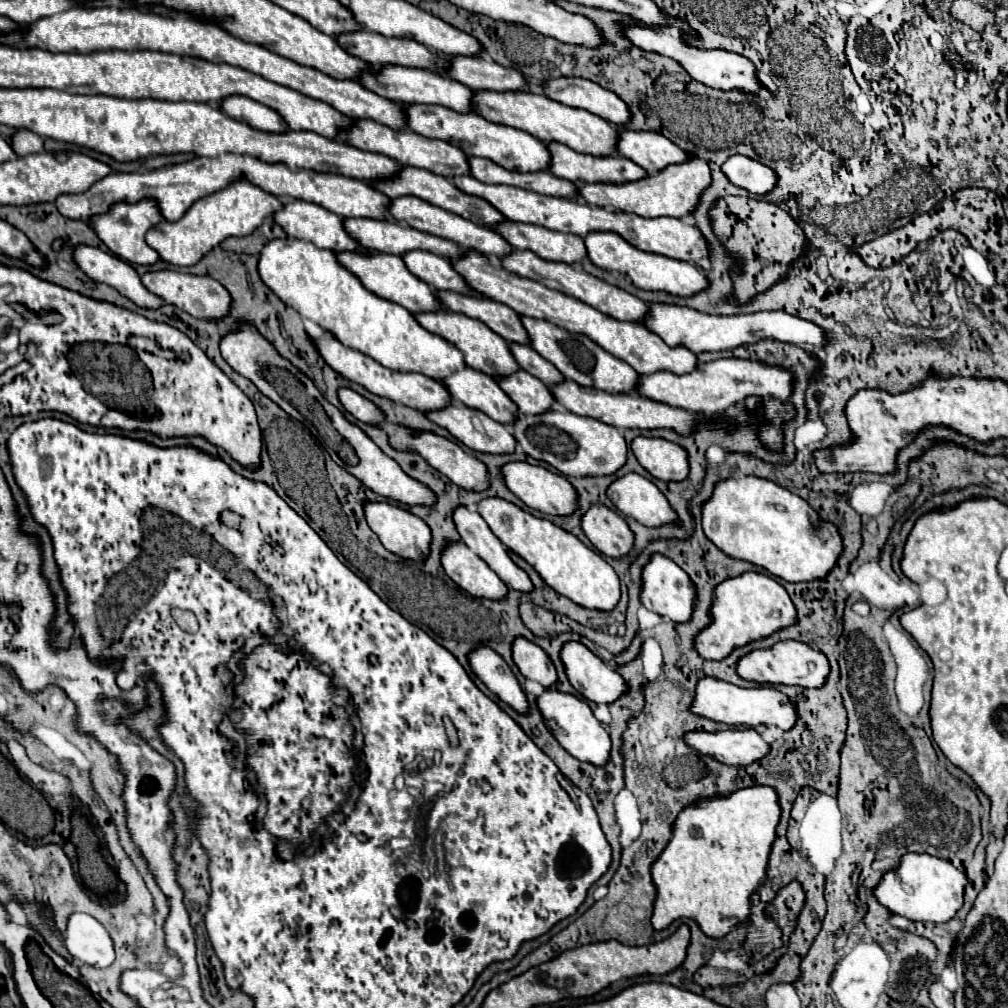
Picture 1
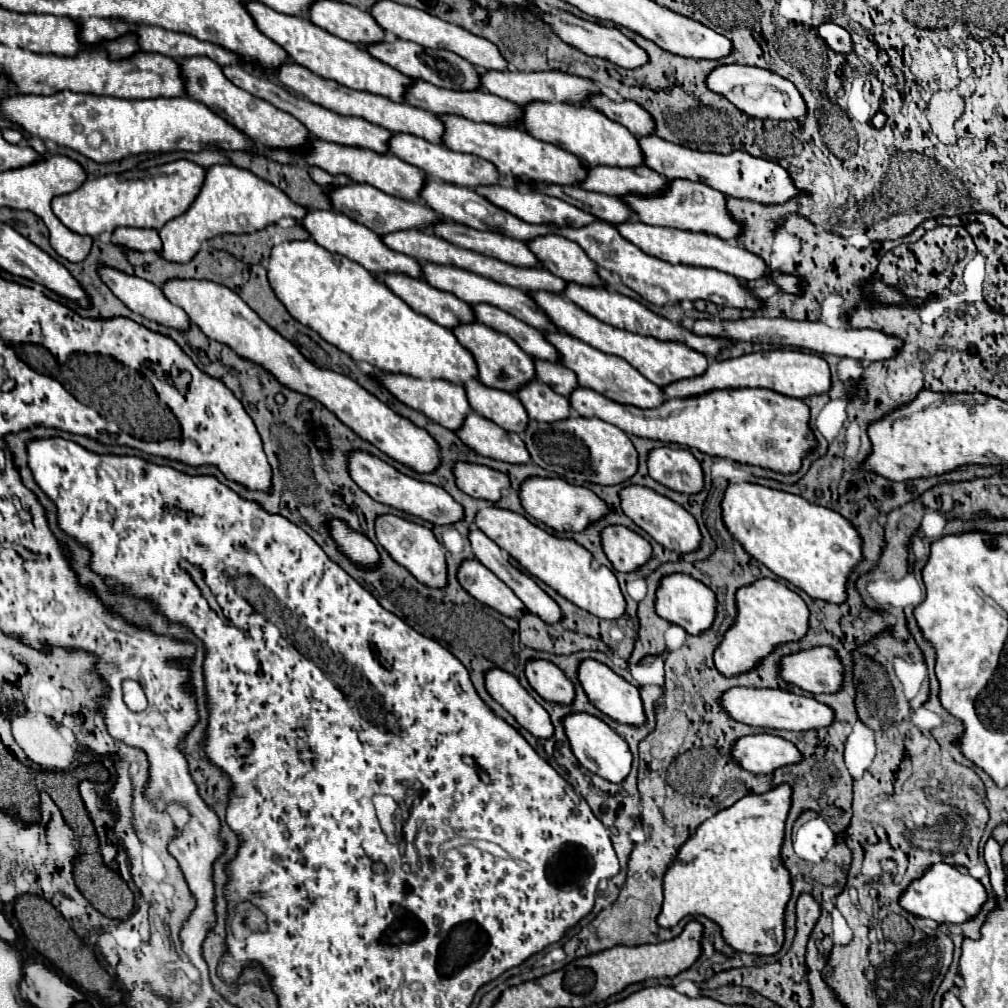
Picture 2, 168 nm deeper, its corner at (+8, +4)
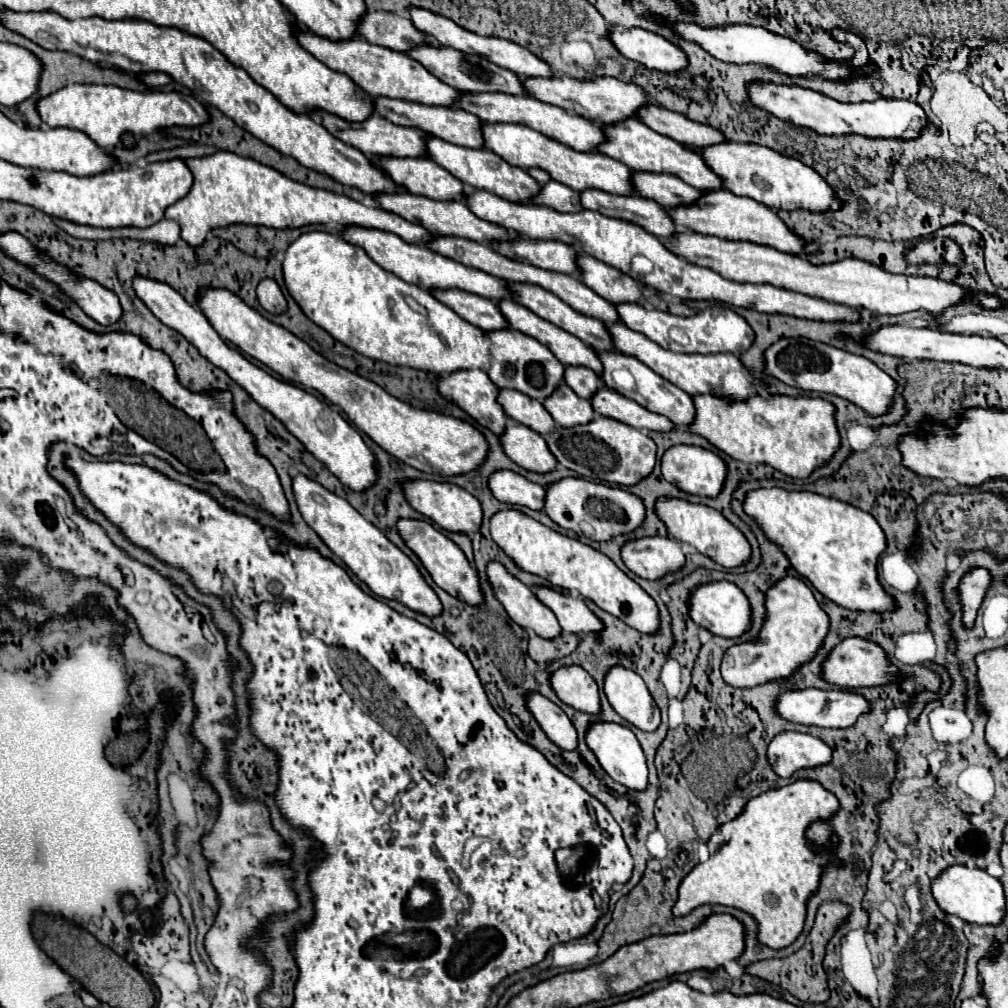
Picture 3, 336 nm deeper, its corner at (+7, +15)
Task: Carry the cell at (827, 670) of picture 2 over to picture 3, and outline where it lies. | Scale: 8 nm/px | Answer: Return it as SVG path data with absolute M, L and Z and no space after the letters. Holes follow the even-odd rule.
M848 637L844 641L840 641L830 653L828 657L822 661L820 665L820 677L832 685L838 687L846 687L846 689L858 689L858 687L874 687L874 685L884 685L884 683L892 683L898 679L896 667L888 663L884 651L870 641L864 641L860 637Z

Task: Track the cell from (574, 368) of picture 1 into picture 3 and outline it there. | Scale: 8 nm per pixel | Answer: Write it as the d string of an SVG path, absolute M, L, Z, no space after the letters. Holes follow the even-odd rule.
M596 351L598 359L602 361L602 375L600 375L600 381L608 387L608 389L614 389L614 379L612 379L612 371L618 371L618 369L628 369L636 381L636 387L634 391L626 391L626 389L618 389L618 393L622 393L624 397L636 401L638 405L646 407L648 411L654 411L654 413L660 413L660 415L666 415L668 419L672 419L678 427L686 427L692 417L694 417L694 405L692 405L692 399L688 393L684 393L682 389L678 389L676 385L672 385L670 381L666 381L664 377L660 377L658 373L654 373L650 367L646 367L642 361L638 361L636 357L630 357L630 355L624 355L620 351Z

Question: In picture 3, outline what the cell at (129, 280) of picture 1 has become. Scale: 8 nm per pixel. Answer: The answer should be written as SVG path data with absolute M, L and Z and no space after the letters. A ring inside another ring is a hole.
M136 275L132 279L132 287L136 291L136 295L146 303L146 307L170 329L182 333L210 363L214 363L216 367L224 369L240 387L244 387L250 397L262 405L264 409L268 409L274 417L278 417L286 429L298 437L304 447L318 459L322 461L346 487L356 489L356 491L364 491L368 485L372 485L376 481L376 473L374 473L374 457L372 451L366 447L366 443L362 441L360 433L342 419L340 413L332 411L326 403L322 403L318 397L314 397L312 393L306 393L300 387L294 387L286 381L278 381L276 377L268 375L266 371L262 371L260 367L252 365L248 359L244 359L236 349L230 349L220 335L212 329L212 325L208 323L208 319L194 307L190 305L176 289L172 289L168 283L162 281L154 281L142 275ZM328 409L328 423L322 421L324 413Z

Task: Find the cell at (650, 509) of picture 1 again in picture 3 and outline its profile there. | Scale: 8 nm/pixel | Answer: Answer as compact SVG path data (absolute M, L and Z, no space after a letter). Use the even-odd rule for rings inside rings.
M658 497L656 515L666 525L668 535L672 539L676 539L678 543L692 545L696 551L700 551L702 555L708 555L710 559L714 559L716 563L720 563L724 567L736 567L736 565L748 561L748 557L750 557L750 545L744 539L744 535L712 507L694 505L684 499L678 499L678 497Z

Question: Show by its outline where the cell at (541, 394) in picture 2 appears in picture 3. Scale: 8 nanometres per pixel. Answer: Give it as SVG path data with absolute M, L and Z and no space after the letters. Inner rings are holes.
M558 385L552 395L548 395L542 405L552 415L558 425L582 425L594 417L592 405L588 399L578 397L568 385Z

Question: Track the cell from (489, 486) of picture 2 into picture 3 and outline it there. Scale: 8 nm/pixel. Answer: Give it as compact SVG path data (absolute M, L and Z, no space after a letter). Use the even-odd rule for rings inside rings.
M508 469L494 471L488 479L488 487L492 495L502 503L526 505L530 509L542 509L544 505L544 487Z

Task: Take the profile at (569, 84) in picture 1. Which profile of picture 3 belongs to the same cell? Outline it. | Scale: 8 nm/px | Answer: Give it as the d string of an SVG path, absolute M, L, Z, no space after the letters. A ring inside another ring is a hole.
M648 103L642 105L636 111L636 117L648 125L652 131L666 135L678 143L684 145L694 145L694 147L706 147L706 145L714 145L724 141L722 133L716 133L716 129L702 125L702 123L694 123L690 119L686 119L680 113L668 111L666 107L658 105L658 103Z

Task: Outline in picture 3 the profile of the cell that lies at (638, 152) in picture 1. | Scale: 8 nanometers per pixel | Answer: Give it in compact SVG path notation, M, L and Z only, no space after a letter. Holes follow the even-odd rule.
M722 141L708 147L688 147L690 151L698 153L704 163L722 179L722 185L742 197L750 197L758 203L768 205L770 209L810 209L810 211L828 211L838 209L840 203L834 199L832 187L810 167L804 163L780 155L768 147L754 145L754 143L734 143Z

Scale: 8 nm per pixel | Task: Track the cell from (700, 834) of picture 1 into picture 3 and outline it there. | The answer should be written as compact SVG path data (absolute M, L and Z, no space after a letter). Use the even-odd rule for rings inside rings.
M796 779L790 785L768 789L756 797L752 797L742 813L738 813L734 819L722 823L716 827L716 831L710 835L706 847L710 851L710 857L706 863L698 863L682 881L678 887L678 899L672 907L672 913L676 917L688 915L694 907L704 903L720 903L728 907L736 907L748 915L754 917L758 925L758 941L768 945L770 949L782 949L788 947L798 933L802 931L804 917L806 917L806 899L818 889L818 879L822 867L832 861L826 851L816 853L804 839L804 827L814 819L826 819L838 809L838 799L828 793L820 783L810 779Z

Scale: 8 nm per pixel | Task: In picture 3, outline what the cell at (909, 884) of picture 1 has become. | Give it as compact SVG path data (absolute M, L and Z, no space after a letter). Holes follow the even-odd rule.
M950 865L932 881L932 897L944 913L956 915L966 923L996 925L1004 917L1004 889L1002 883L990 877L984 869L968 865Z

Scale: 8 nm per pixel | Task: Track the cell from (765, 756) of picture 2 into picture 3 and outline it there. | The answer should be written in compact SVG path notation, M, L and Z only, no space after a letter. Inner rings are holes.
M782 731L768 743L766 757L776 775L790 777L796 769L828 763L832 749L828 749L828 745L824 745L824 741L818 737L796 731Z

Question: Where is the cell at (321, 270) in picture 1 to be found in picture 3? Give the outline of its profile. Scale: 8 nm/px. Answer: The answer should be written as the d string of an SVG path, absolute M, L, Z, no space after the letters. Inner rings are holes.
M302 233L286 249L282 273L288 293L304 315L336 341L366 357L438 375L460 369L486 371L490 365L488 341L478 327L434 301L426 289L384 271L364 249L346 243L338 235Z

